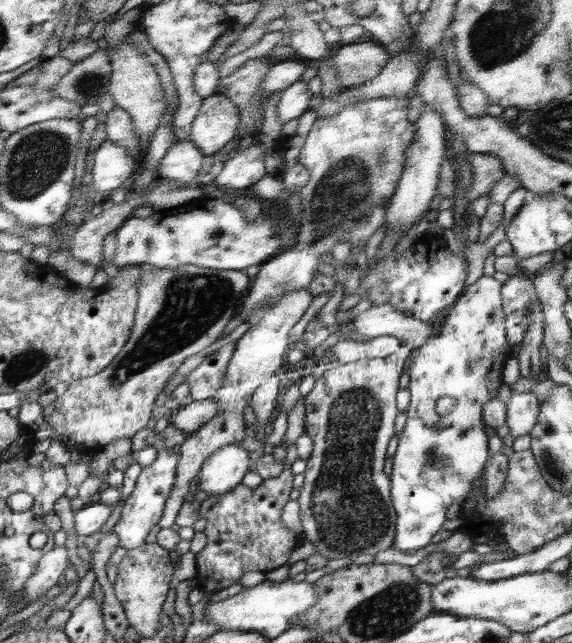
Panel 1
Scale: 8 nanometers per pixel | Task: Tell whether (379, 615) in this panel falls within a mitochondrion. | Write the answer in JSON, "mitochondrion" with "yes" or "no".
{"mitochondrion":"yes"}

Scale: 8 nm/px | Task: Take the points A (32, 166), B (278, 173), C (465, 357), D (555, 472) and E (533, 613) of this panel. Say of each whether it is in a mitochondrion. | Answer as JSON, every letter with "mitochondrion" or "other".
{"A":"mitochondrion","B":"other","C":"other","D":"mitochondrion","E":"other"}

